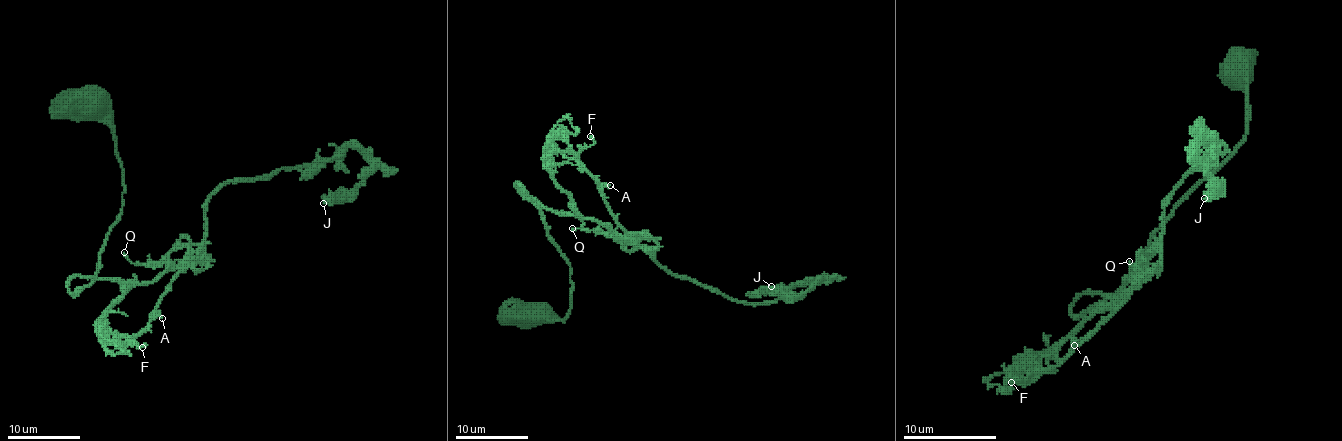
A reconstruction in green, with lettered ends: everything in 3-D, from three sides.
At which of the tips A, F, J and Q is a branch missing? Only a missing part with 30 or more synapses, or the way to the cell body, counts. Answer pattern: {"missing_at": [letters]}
{"missing_at": []}

